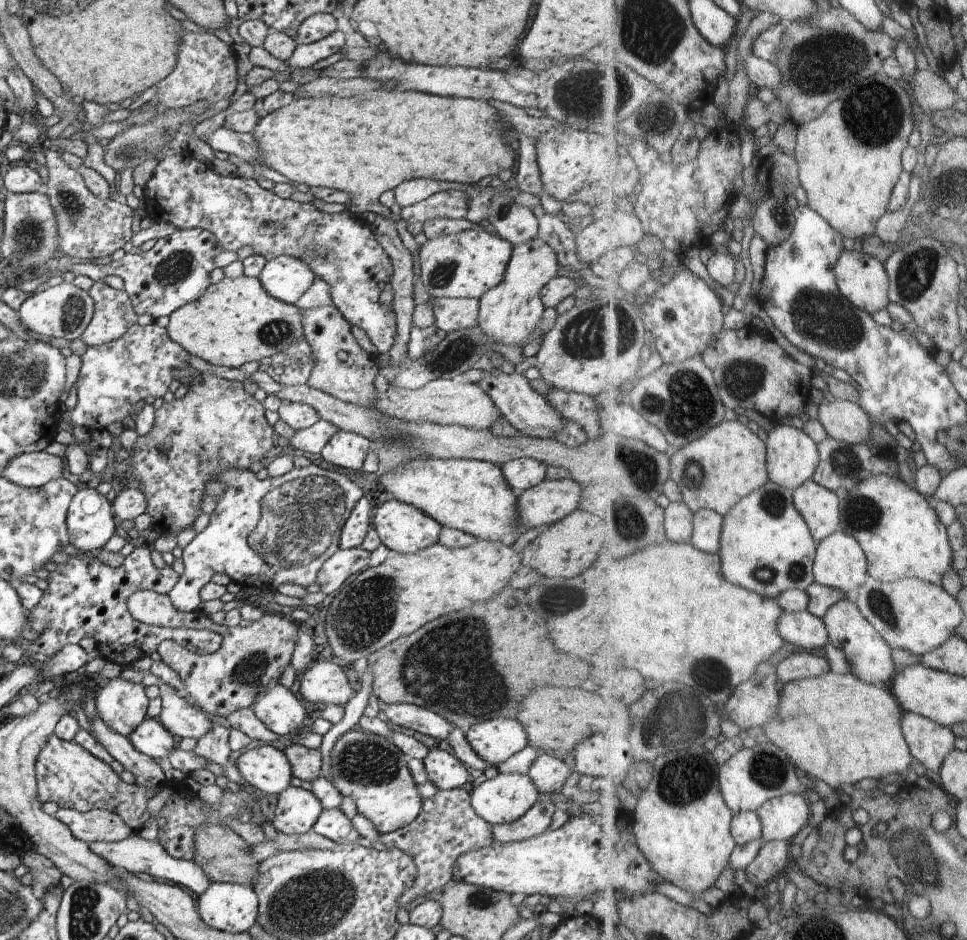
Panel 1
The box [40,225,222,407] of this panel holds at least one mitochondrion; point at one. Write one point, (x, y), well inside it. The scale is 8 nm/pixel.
(179, 265)

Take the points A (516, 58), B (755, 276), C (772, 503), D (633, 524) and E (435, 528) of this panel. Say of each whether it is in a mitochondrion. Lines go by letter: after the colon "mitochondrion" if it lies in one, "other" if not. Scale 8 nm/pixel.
A: other
B: other
C: mitochondrion
D: mitochondrion
E: other

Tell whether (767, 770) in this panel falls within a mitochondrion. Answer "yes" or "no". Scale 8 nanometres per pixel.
yes

